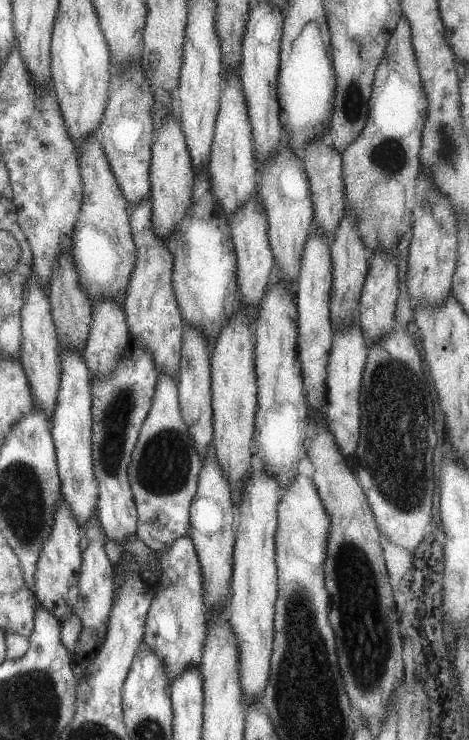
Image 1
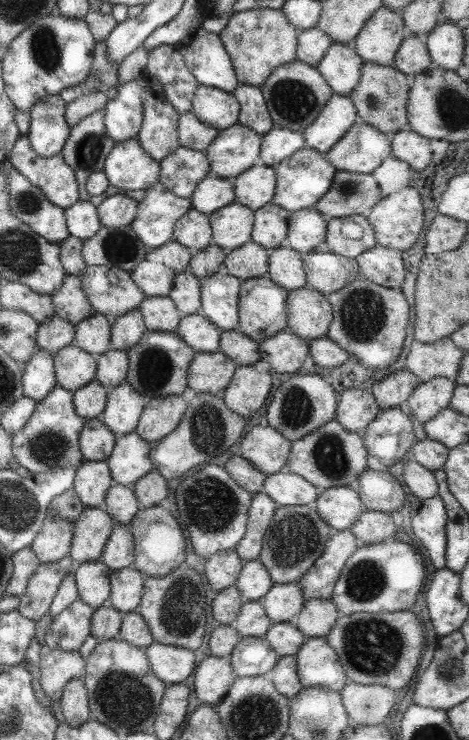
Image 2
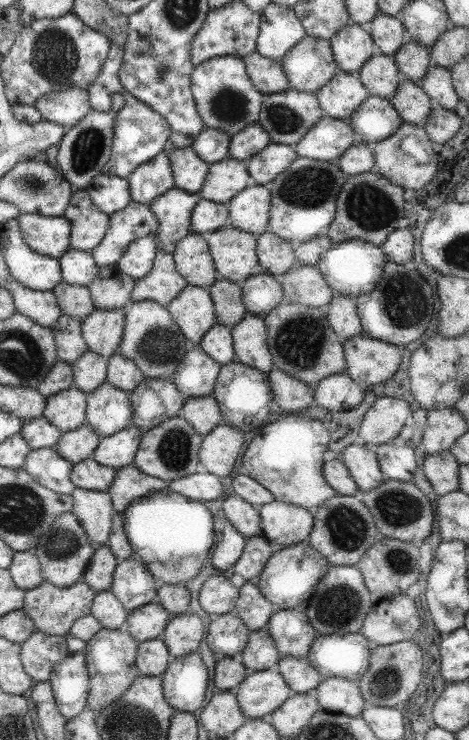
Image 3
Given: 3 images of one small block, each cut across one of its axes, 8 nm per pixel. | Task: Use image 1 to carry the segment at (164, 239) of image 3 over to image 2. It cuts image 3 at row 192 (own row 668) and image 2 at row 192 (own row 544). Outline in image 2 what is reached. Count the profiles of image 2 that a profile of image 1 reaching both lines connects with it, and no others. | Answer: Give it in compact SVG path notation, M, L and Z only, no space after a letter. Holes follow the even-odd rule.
M177 147L158 163L158 181L179 198L190 198L197 183L210 175L210 166L204 151Z

